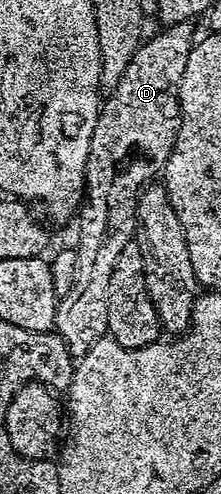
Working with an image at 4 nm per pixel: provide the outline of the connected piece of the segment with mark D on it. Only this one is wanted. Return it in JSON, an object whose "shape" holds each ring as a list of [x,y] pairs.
{"shape":[[[184,23],[166,27],[159,35],[151,39],[149,36],[136,49],[132,61],[128,61],[128,69],[124,69],[124,77],[120,77],[116,89],[105,96],[98,112],[96,129],[92,129],[86,190],[76,212],[79,271],[68,295],[58,300],[53,325],[53,330],[75,357],[86,355],[94,342],[108,332],[110,267],[116,265],[120,249],[135,238],[138,195],[170,160],[182,120],[178,86],[196,42],[195,36],[190,36],[190,29]]]}

